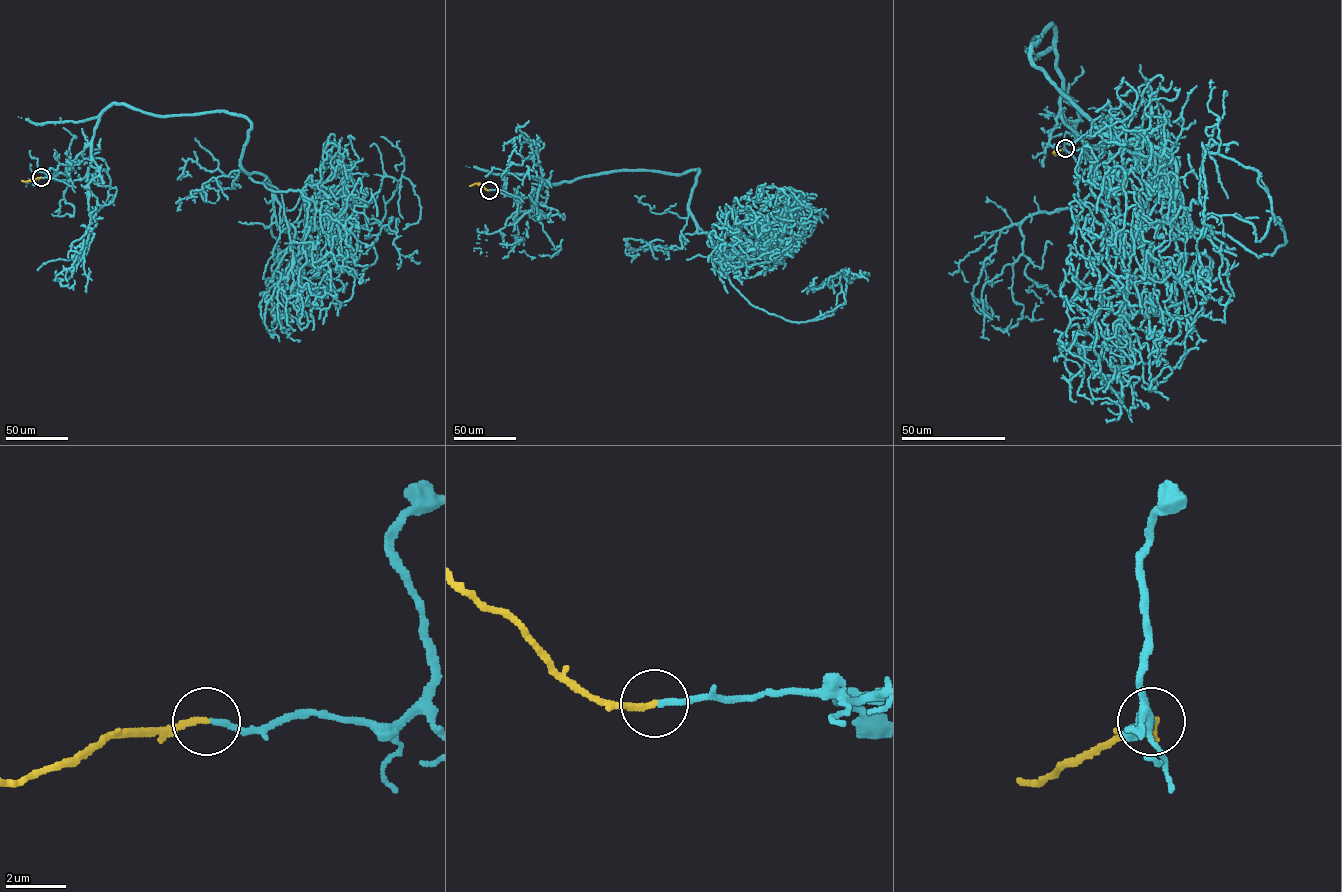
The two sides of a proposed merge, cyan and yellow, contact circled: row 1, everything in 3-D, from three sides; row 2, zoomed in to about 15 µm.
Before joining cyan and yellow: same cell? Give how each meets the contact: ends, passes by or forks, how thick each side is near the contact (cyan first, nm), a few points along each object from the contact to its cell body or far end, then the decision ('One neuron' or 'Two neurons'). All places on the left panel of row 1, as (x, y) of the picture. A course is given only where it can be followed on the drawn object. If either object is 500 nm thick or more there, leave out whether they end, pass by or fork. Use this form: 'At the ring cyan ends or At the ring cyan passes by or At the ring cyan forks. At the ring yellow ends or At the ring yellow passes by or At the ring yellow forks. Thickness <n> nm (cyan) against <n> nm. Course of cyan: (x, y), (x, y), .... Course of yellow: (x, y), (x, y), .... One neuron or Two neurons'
At the ring cyan ends. At the ring yellow ends. Thickness 200 nm (cyan) against 200 nm. Course of cyan: (41, 177), (113, 103), (239, 115), (240, 165), (267, 178), (278, 226), (309, 242), (396, 220), (368, 278). Course of yellow: (41, 177), (21, 180). One neuron

